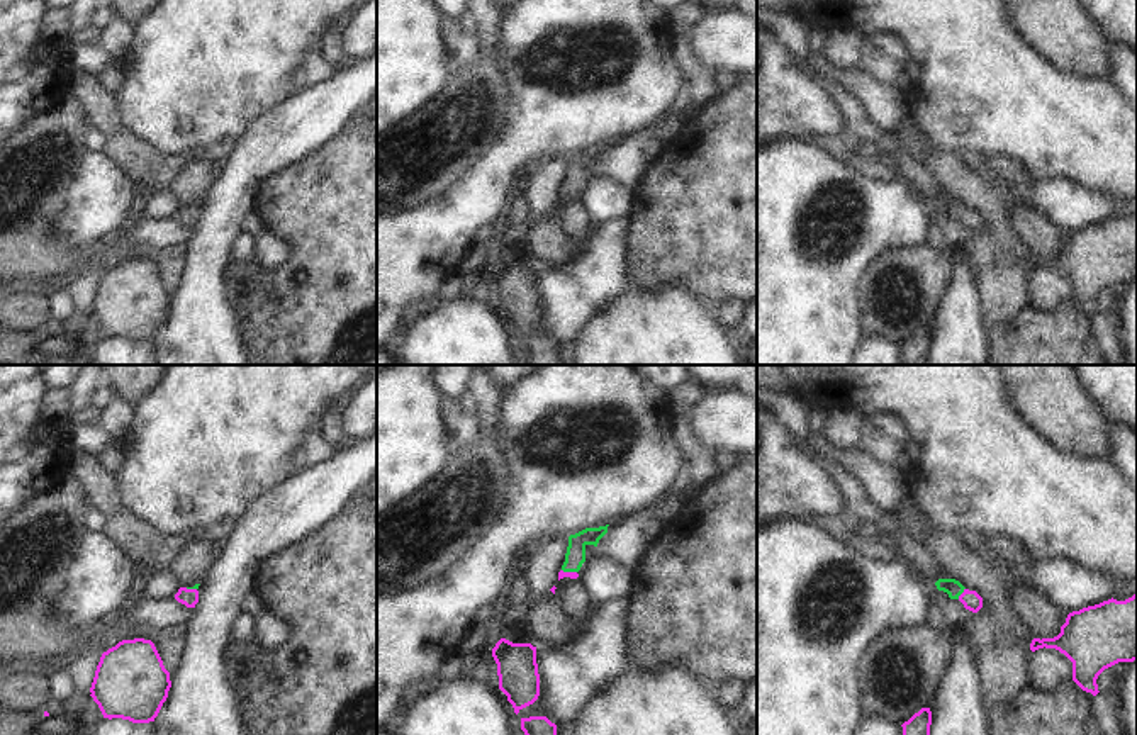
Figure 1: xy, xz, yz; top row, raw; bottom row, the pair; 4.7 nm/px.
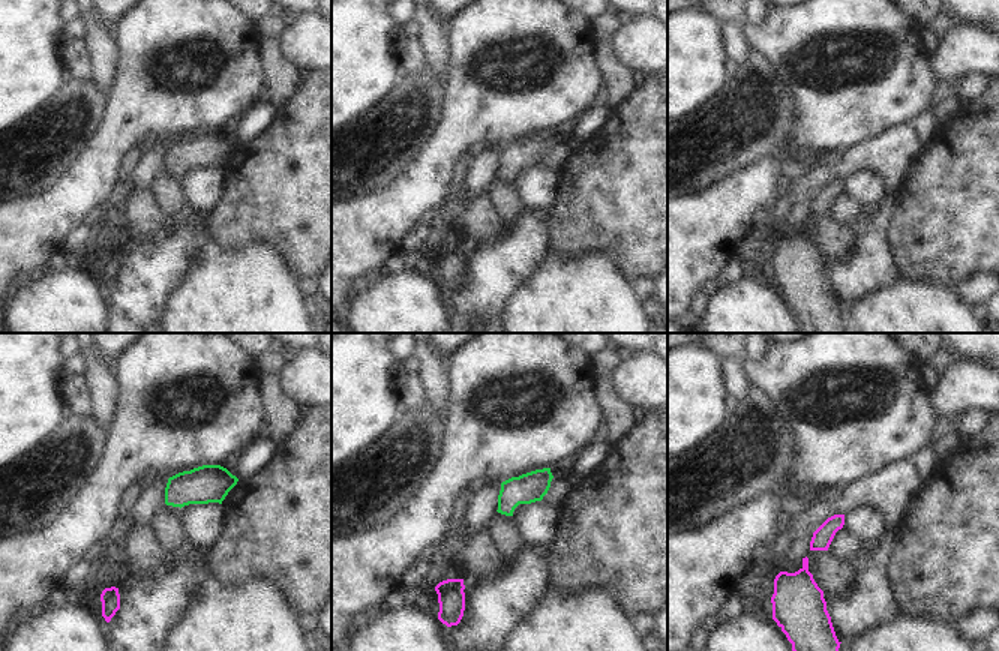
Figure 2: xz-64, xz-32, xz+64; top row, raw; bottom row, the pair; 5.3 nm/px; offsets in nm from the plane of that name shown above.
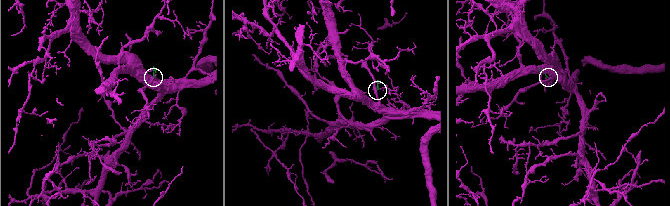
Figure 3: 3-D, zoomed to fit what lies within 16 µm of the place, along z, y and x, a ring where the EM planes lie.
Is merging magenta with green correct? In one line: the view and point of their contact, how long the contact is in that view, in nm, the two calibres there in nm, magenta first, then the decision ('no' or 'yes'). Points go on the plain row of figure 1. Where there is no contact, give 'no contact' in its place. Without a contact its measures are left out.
yz (963, 213) | 70 nm | 90/80 nm | yes

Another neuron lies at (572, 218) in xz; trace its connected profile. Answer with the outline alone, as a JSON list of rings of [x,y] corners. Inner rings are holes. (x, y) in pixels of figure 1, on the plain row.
[[[563,197],[557,200],[555,207],[558,227],[563,229],[575,241],[582,241],[596,226],[587,210],[579,202],[579,197]]]

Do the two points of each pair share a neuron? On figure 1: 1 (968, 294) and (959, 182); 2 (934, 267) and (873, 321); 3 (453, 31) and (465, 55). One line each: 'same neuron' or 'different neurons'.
1: different neurons
2: same neuron
3: same neuron

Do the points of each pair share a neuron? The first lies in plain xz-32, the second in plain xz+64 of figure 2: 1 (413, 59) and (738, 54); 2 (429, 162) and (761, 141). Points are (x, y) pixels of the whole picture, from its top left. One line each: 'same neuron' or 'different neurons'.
1: same neuron
2: different neurons

